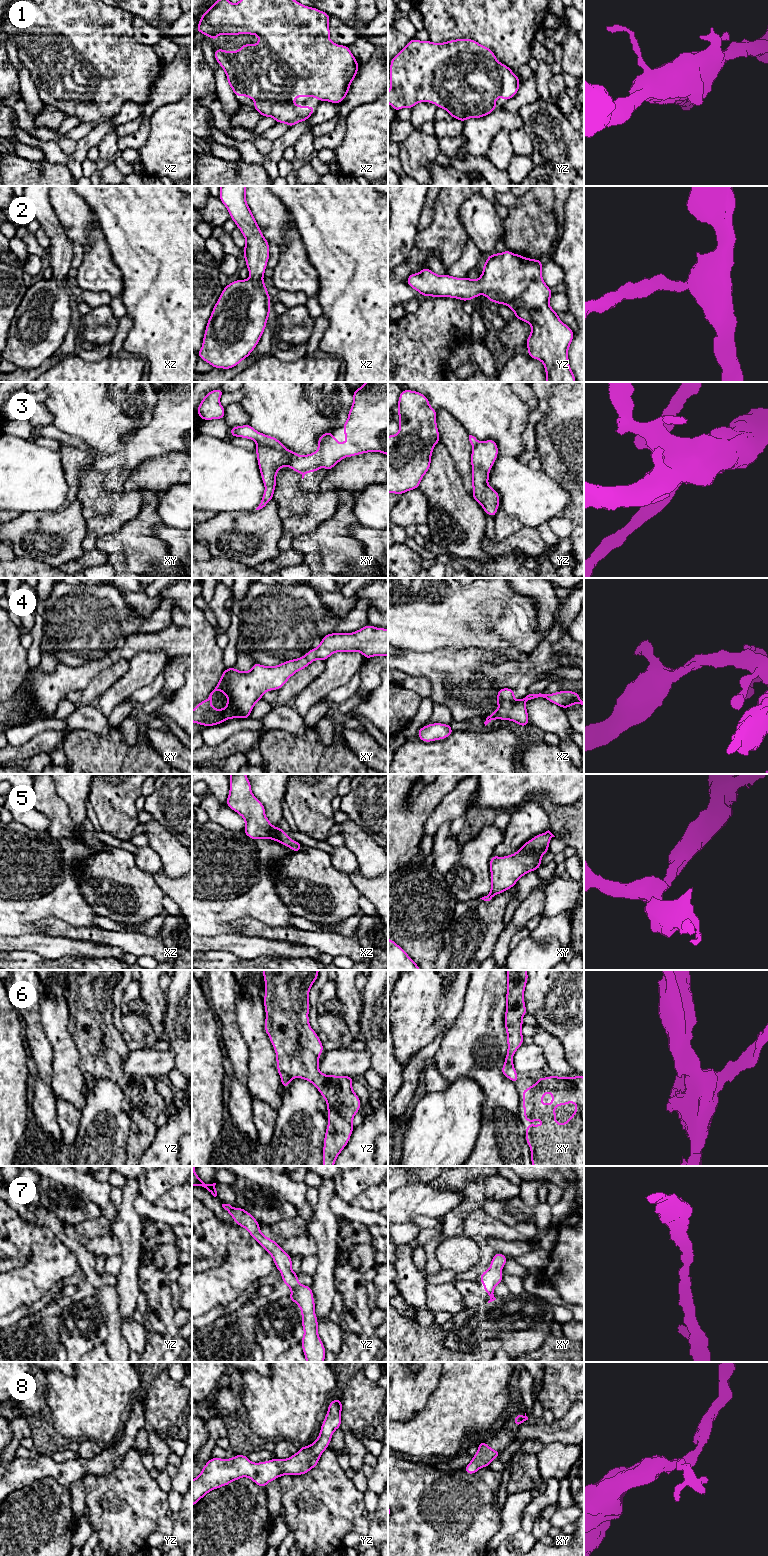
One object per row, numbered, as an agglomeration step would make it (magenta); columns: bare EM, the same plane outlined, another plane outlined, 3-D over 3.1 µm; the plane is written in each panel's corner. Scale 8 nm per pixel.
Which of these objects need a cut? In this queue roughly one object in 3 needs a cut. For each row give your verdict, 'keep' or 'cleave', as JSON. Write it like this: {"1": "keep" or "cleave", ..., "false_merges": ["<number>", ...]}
{"1": "keep", "2": "keep", "3": "cleave", "4": "keep", "5": "keep", "6": "keep", "7": "keep", "8": "keep", "false_merges": ["3"]}

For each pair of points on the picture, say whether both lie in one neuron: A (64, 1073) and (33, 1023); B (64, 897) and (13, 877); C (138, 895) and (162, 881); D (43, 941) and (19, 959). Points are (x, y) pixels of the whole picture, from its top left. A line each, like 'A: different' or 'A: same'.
A: different
B: different
C: different
D: different

